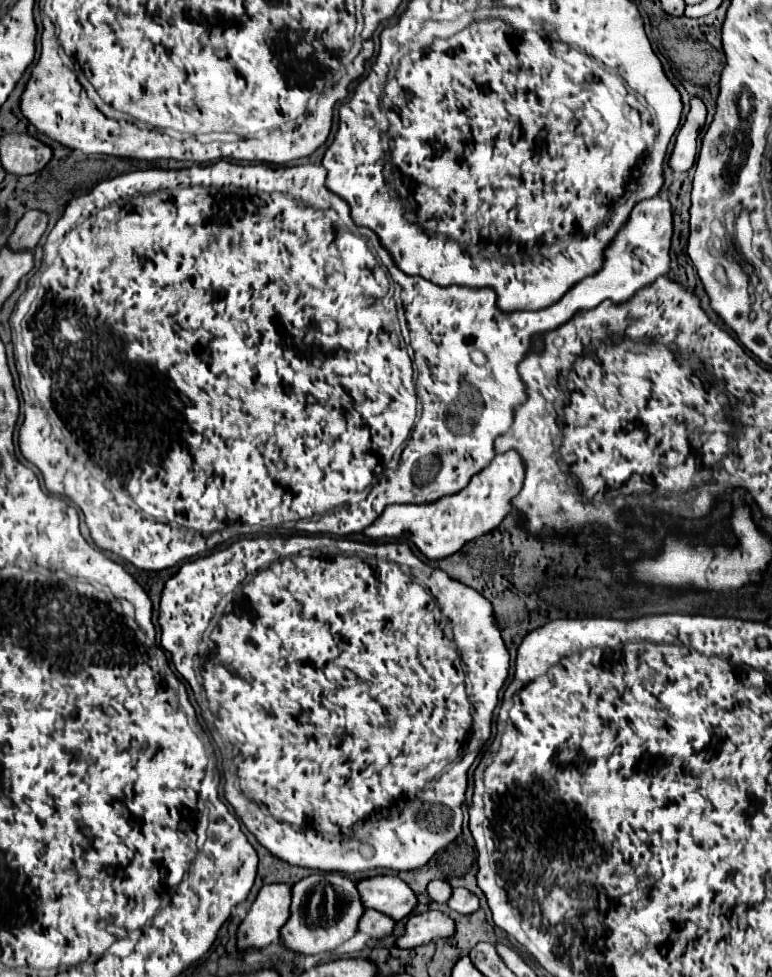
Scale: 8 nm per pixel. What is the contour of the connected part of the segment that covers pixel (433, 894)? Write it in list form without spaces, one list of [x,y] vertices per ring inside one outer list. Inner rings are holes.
[[[430,881],[426,885],[426,895],[436,903],[446,903],[452,895],[452,887],[446,881]]]

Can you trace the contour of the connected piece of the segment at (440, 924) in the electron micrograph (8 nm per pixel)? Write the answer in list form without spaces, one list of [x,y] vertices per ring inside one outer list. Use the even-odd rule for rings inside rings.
[[[428,911],[422,915],[412,915],[406,923],[404,933],[396,939],[396,947],[412,949],[426,945],[436,937],[454,935],[454,921],[442,911]]]

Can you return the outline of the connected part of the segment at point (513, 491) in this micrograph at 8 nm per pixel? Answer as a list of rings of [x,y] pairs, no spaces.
[[[506,451],[502,455],[496,455],[494,461],[472,477],[466,489],[462,489],[456,495],[442,497],[436,503],[428,505],[390,505],[384,509],[380,519],[372,523],[372,527],[364,529],[364,535],[370,539],[402,539],[412,541],[422,555],[428,559],[444,559],[448,555],[454,555],[464,547],[464,543],[486,535],[488,531],[494,531],[500,521],[510,513],[510,499],[512,495],[518,495],[522,489],[524,479],[524,465],[516,451]]]

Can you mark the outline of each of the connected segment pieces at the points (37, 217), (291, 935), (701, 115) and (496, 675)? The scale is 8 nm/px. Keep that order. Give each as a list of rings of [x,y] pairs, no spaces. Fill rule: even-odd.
[[[28,211],[16,225],[14,233],[8,239],[8,249],[12,251],[32,251],[42,233],[46,231],[48,215],[42,211]]]
[[[314,873],[292,885],[292,907],[288,923],[280,929],[280,941],[284,941],[290,953],[308,957],[322,951],[334,951],[344,941],[348,941],[358,927],[364,907],[356,891],[356,883],[348,877]]]
[[[694,97],[690,107],[692,109],[676,135],[676,143],[668,159],[668,165],[674,173],[686,173],[694,165],[698,151],[698,137],[706,125],[706,105],[698,97]]]
[[[324,535],[244,539],[232,543],[228,549],[186,561],[164,585],[158,623],[162,627],[162,647],[172,655],[176,671],[190,683],[202,717],[222,749],[226,777],[224,795],[242,817],[246,829],[270,853],[290,865],[318,871],[412,871],[424,867],[438,849],[460,835],[468,769],[490,737],[492,711],[510,667],[510,655],[500,637],[492,605],[478,591],[456,583],[440,569],[428,567],[406,543],[350,543]],[[448,623],[452,623],[452,637],[446,637]],[[467,685],[472,686],[473,691],[467,692]],[[418,801],[422,801],[422,807],[430,805],[430,811],[420,815]]]

